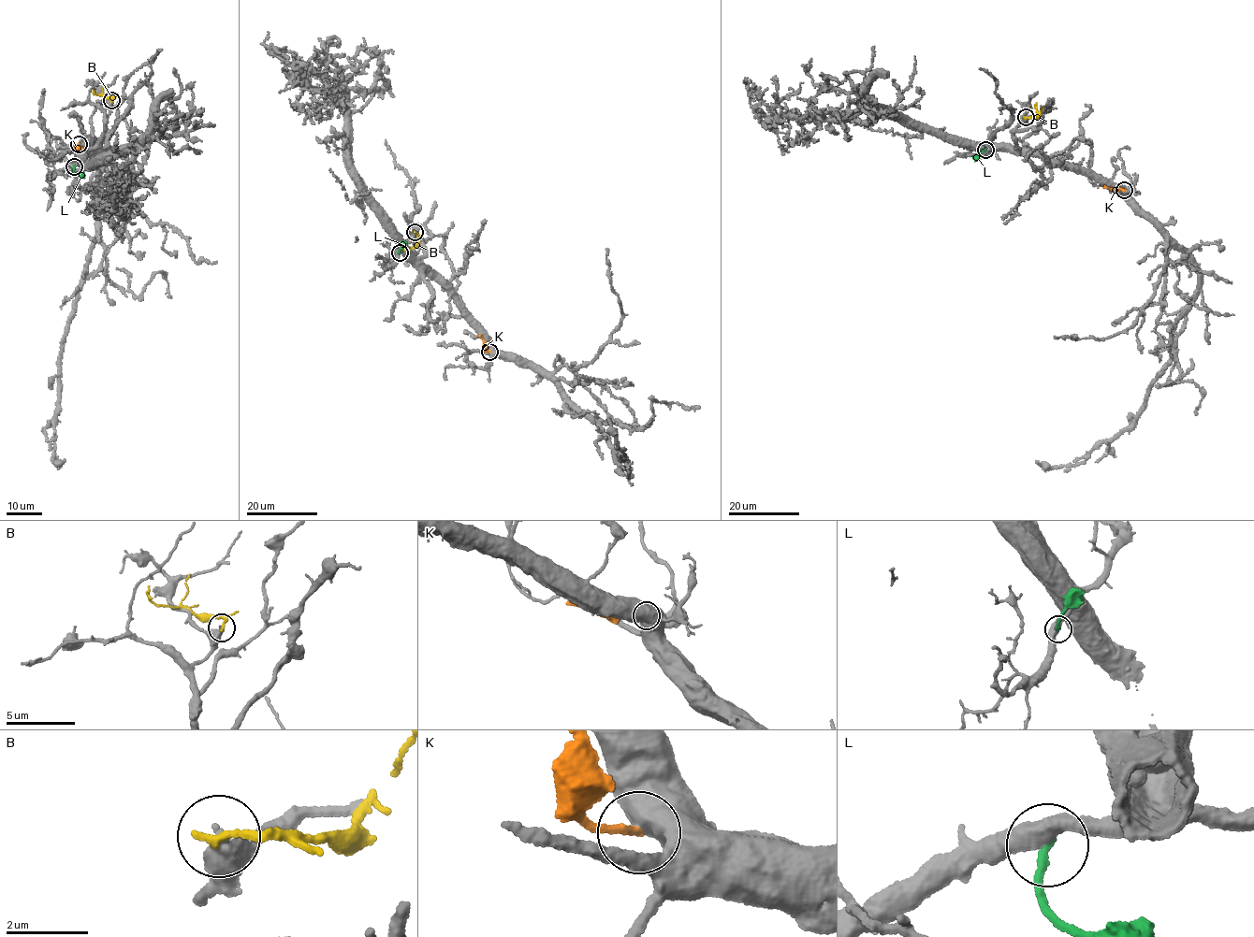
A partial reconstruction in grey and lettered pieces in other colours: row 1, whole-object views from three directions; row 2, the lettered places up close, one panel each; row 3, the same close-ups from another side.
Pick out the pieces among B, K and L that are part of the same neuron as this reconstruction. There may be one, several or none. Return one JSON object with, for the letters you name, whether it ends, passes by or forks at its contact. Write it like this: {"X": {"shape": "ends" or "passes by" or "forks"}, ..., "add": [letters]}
{"add": []}

